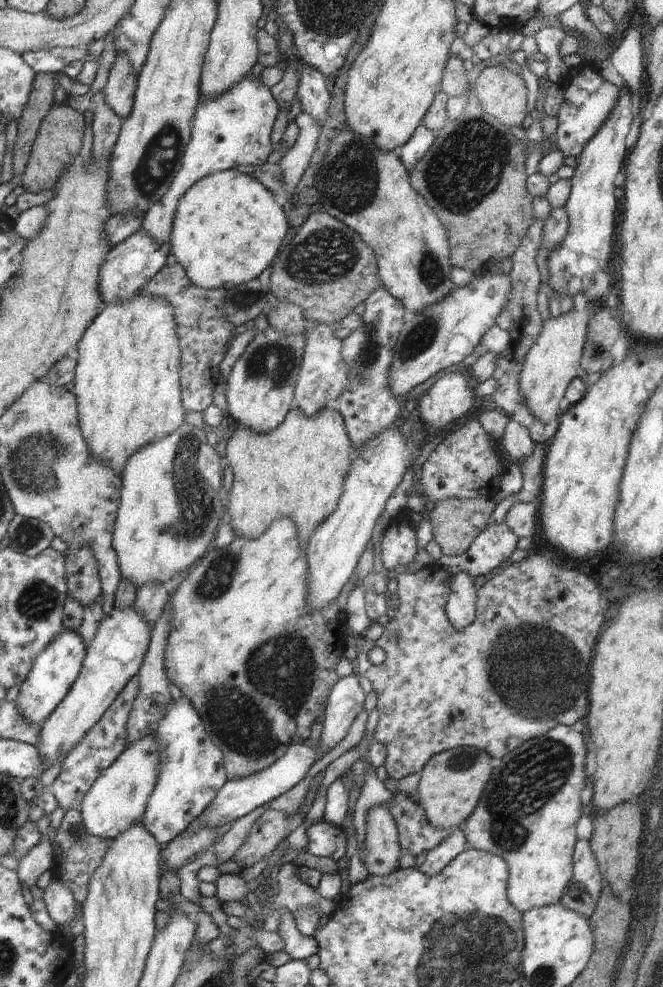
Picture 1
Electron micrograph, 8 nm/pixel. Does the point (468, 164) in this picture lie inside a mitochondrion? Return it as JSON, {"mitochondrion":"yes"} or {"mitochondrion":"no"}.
{"mitochondrion":"yes"}

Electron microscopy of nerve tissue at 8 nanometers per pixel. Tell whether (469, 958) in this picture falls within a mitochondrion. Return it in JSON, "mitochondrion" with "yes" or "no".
{"mitochondrion":"yes"}

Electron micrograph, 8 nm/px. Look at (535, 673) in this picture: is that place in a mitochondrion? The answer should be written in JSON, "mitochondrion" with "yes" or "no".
{"mitochondrion":"yes"}

